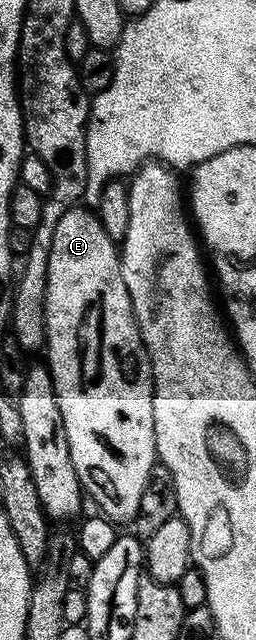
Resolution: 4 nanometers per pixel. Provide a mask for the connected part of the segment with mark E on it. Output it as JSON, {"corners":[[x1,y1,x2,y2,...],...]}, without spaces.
{"corners":[[77,207,66,211,58,228,54,231,54,239,50,247,50,267,48,268,48,286,46,287,46,364,54,379,54,391,58,395,58,407,62,407,62,423,66,427,66,443,70,443,70,459,74,463,74,471,80,480,80,488,97,505,99,512,113,523,120,521,135,522,138,515,138,503,142,503,142,491,146,491,152,479,152,471,157,468,156,436,154,435,154,403,152,402,152,364,148,358,146,347,142,343,140,328,136,316,132,314,130,291,126,291,126,279,122,279,120,266,121,250,117,242,106,235,106,227,102,227,99,217,88,207]]}

